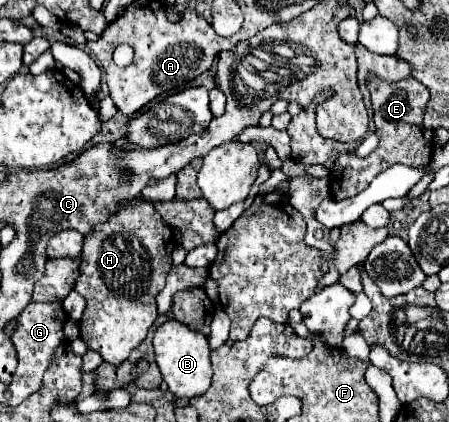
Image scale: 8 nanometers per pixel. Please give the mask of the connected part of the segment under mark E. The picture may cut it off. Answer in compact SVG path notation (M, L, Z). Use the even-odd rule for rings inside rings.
M407 77L397 83L381 83L381 79L369 79L371 103L375 113L375 127L379 137L379 147L365 159L341 155L331 171L331 195L333 199L347 199L361 193L373 177L395 163L403 163L409 167L425 167L431 159L431 143L427 141L427 133L423 129L423 113L429 101L429 89L421 85L417 79Z

